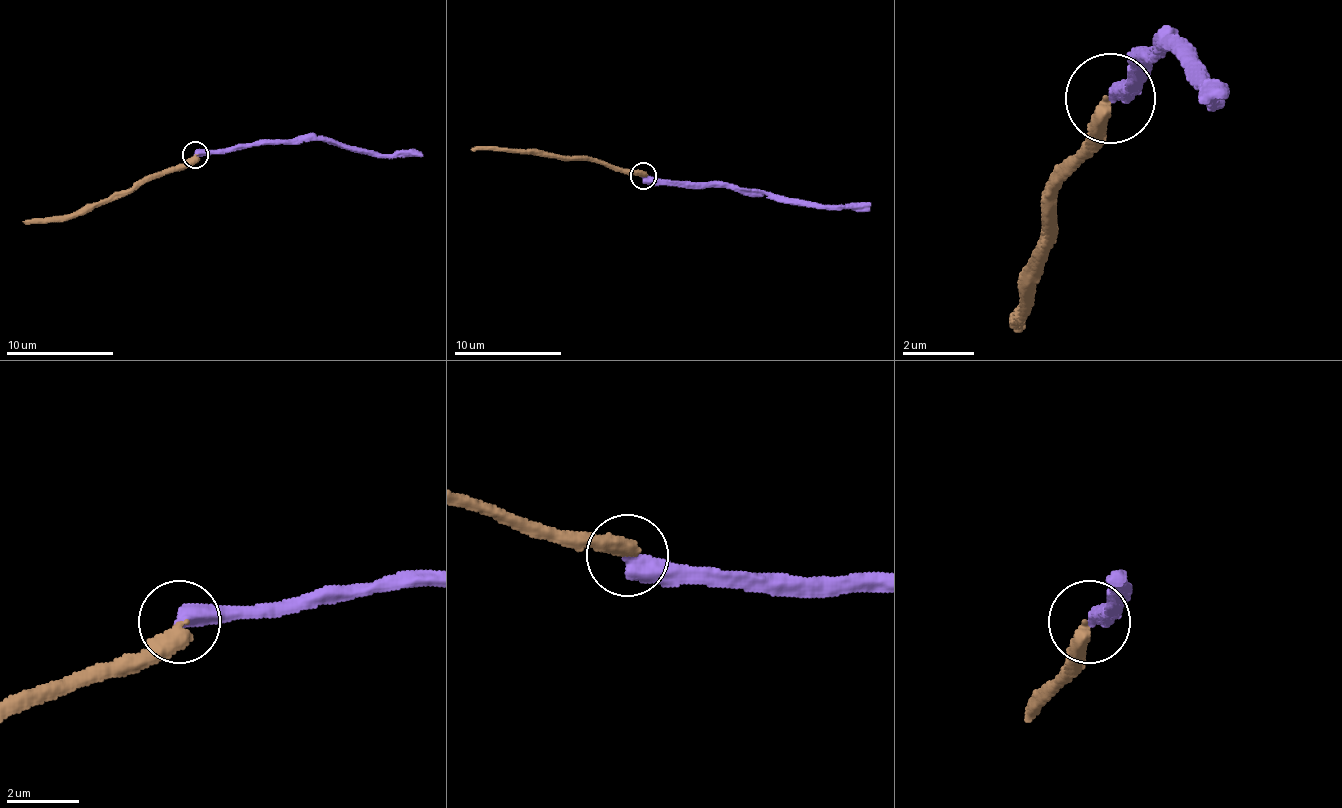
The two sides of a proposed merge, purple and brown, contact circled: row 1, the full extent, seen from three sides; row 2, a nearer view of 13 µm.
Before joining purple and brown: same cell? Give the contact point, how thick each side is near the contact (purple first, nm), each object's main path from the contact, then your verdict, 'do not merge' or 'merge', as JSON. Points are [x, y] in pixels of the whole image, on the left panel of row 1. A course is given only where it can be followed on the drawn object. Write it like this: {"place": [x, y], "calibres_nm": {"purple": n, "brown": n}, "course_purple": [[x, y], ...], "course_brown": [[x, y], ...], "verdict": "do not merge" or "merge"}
{"place": [195, 154], "calibres_nm": {"purple": 500, "brown": 480}, "course_purple": [[194, 154], [261, 143], [309, 140], [331, 140], [376, 154], [422, 151]], "course_brown": [[194, 154], [69, 215], [31, 218], [23, 223]], "verdict": "do not merge"}

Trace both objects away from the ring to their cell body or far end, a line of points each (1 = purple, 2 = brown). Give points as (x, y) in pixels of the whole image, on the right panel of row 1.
1: (1107, 95), (1152, 50), (1170, 50), (1215, 95), (1224, 86)
2: (1107, 95), (1053, 176), (1053, 239), (1017, 302), (1017, 311), (1026, 329)

